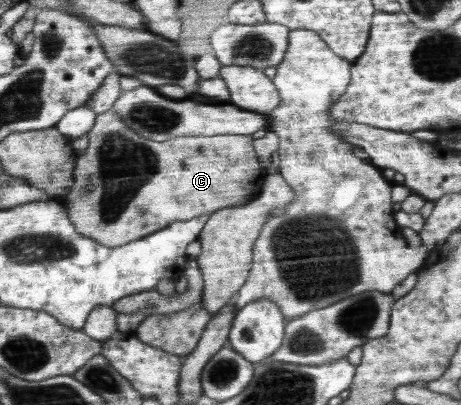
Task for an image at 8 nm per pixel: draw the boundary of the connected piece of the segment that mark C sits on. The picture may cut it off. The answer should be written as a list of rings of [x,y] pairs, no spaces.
[[[108,109],[97,115],[96,123],[86,136],[89,143],[76,158],[72,189],[59,201],[68,210],[69,221],[78,235],[94,239],[109,249],[138,241],[172,223],[212,215],[240,201],[255,200],[267,175],[265,167],[256,157],[251,135],[183,135],[156,143],[128,129],[118,113]]]

